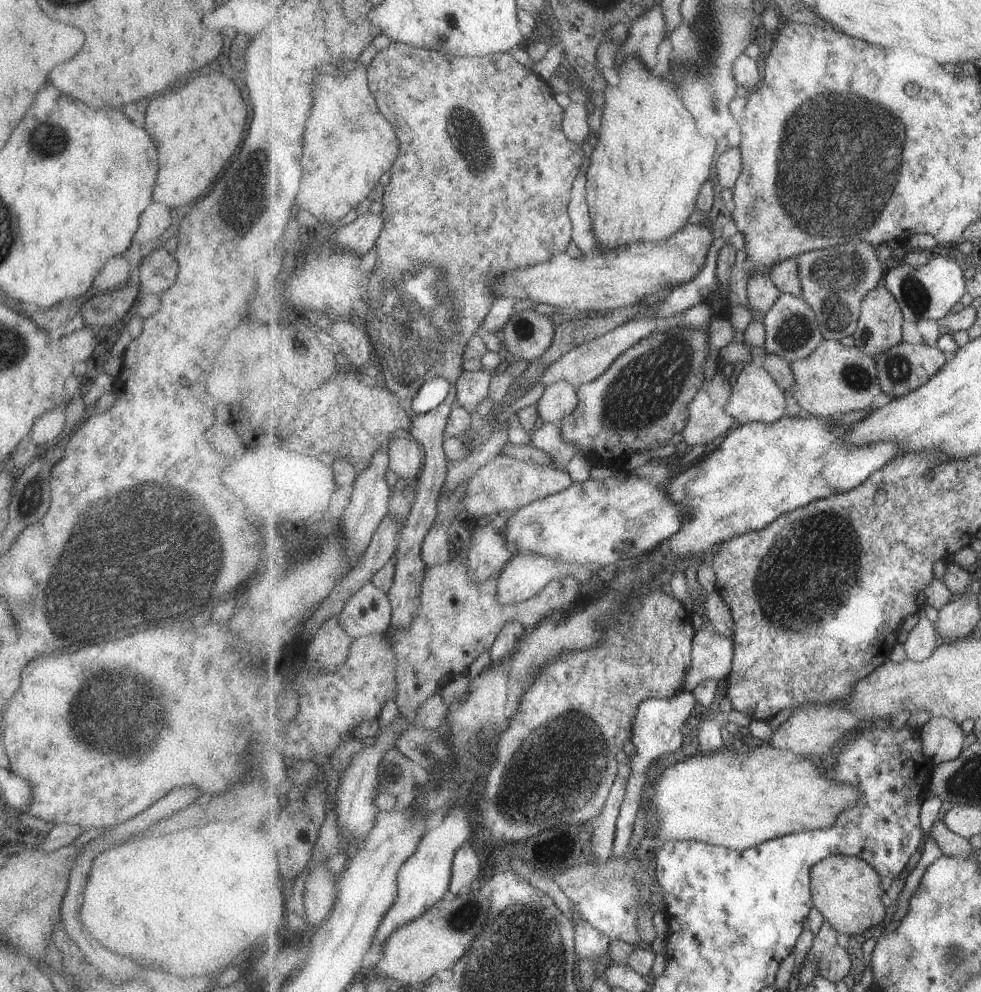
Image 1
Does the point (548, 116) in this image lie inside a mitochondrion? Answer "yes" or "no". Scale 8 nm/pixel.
no

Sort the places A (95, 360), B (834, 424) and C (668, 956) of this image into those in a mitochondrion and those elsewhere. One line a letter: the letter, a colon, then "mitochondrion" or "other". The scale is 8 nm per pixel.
A: other
B: other
C: other

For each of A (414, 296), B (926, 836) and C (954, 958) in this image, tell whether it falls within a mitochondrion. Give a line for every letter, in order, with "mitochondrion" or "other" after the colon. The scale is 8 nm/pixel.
A: mitochondrion
B: other
C: mitochondrion

